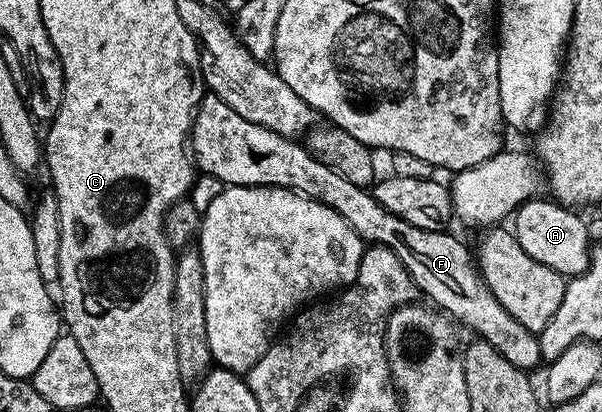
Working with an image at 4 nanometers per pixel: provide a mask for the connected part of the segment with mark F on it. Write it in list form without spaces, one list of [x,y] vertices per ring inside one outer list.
[[[208,91],[200,100],[200,106],[196,108],[196,115],[192,118],[190,156],[195,168],[201,174],[209,173],[210,176],[217,177],[221,181],[219,183],[221,186],[270,185],[274,189],[293,189],[296,193],[312,197],[326,207],[338,211],[338,215],[342,215],[342,219],[346,219],[346,223],[350,223],[350,227],[354,227],[354,231],[360,236],[361,241],[390,247],[390,251],[394,251],[394,255],[398,255],[398,259],[402,259],[402,267],[406,267],[417,290],[423,296],[425,293],[429,297],[427,300],[437,310],[443,311],[449,318],[459,322],[461,326],[463,326],[462,324],[469,325],[476,332],[473,334],[479,340],[492,344],[502,356],[510,359],[510,363],[514,363],[514,367],[532,371],[536,364],[541,364],[539,336],[533,330],[522,327],[522,323],[518,323],[518,319],[514,319],[514,315],[510,315],[510,311],[506,311],[506,307],[502,307],[502,303],[496,301],[495,295],[488,290],[488,286],[481,278],[477,262],[474,260],[473,250],[471,253],[452,234],[452,231],[443,233],[426,231],[398,219],[398,215],[386,211],[386,207],[379,205],[365,186],[350,183],[346,179],[342,179],[342,175],[338,175],[338,171],[330,171],[330,167],[318,163],[318,159],[314,159],[314,155],[308,152],[299,140],[278,135],[258,123],[250,123],[250,119],[242,119],[242,115],[238,115],[238,111],[234,111],[234,107],[230,107],[221,97]]]

